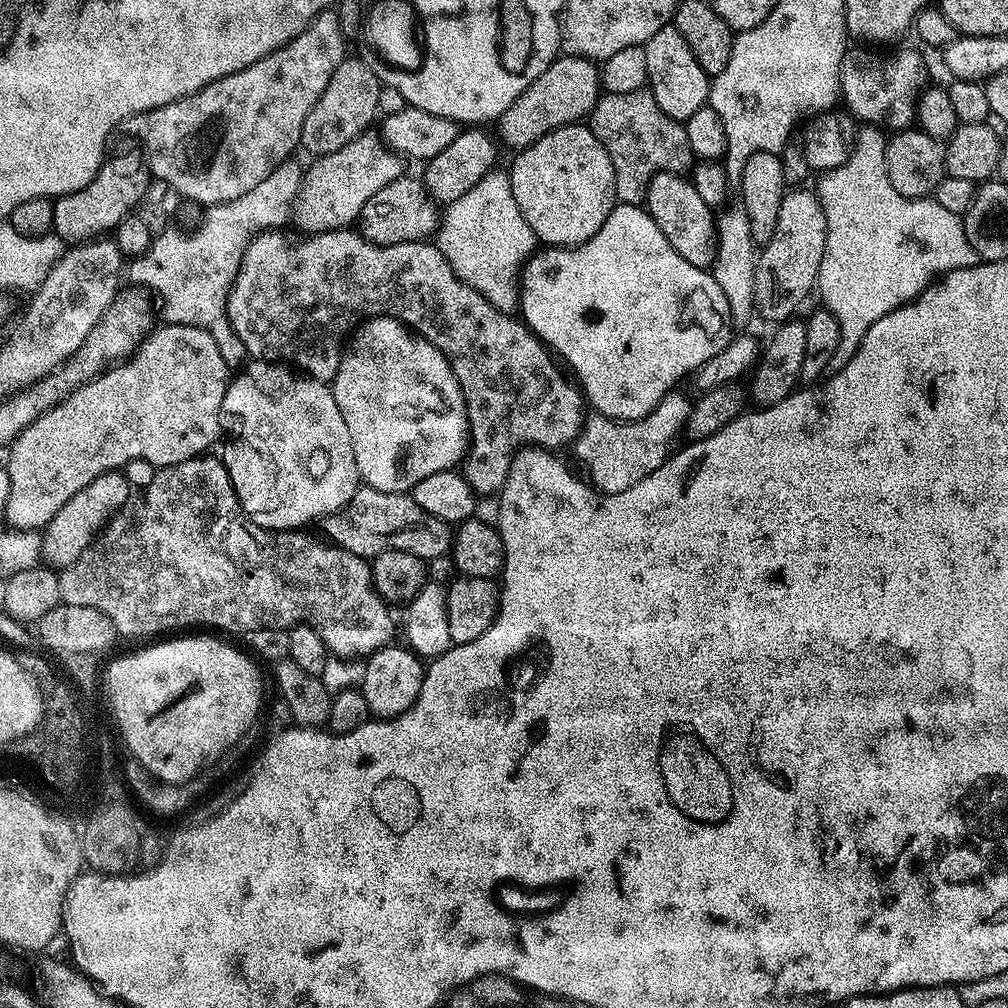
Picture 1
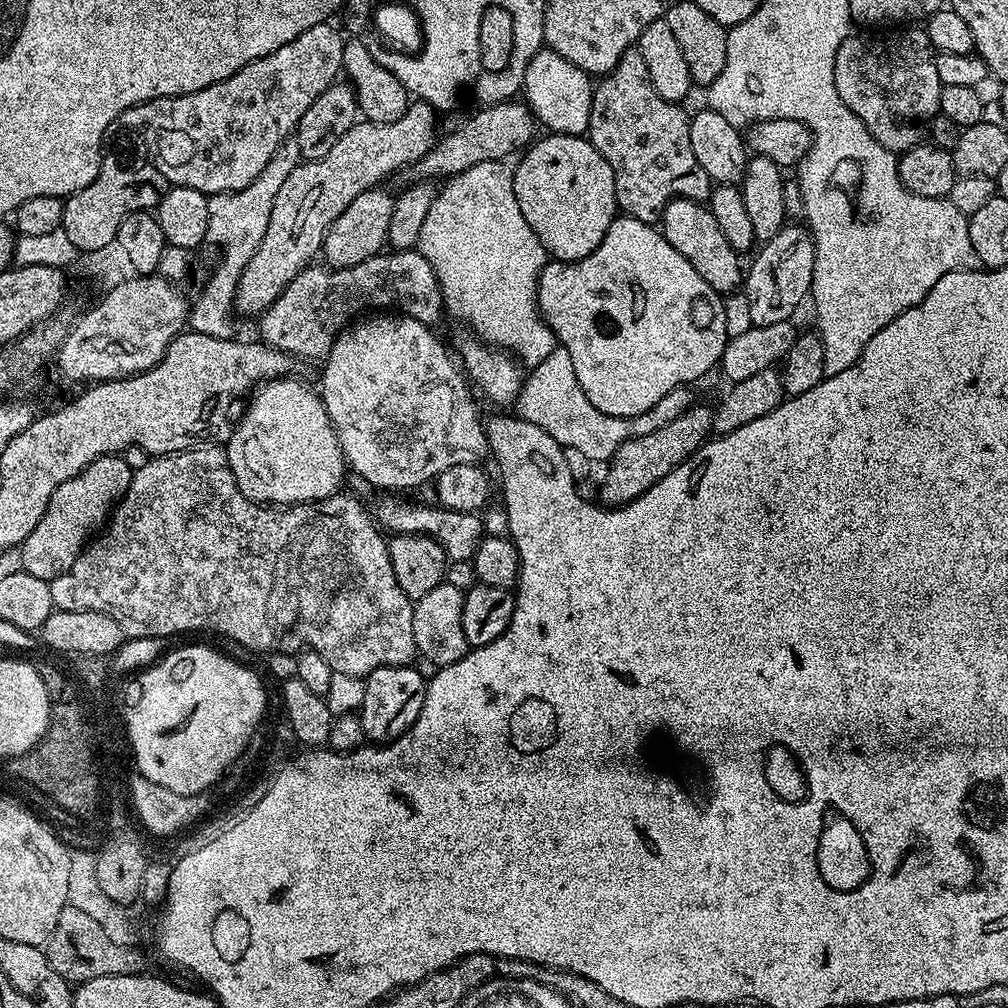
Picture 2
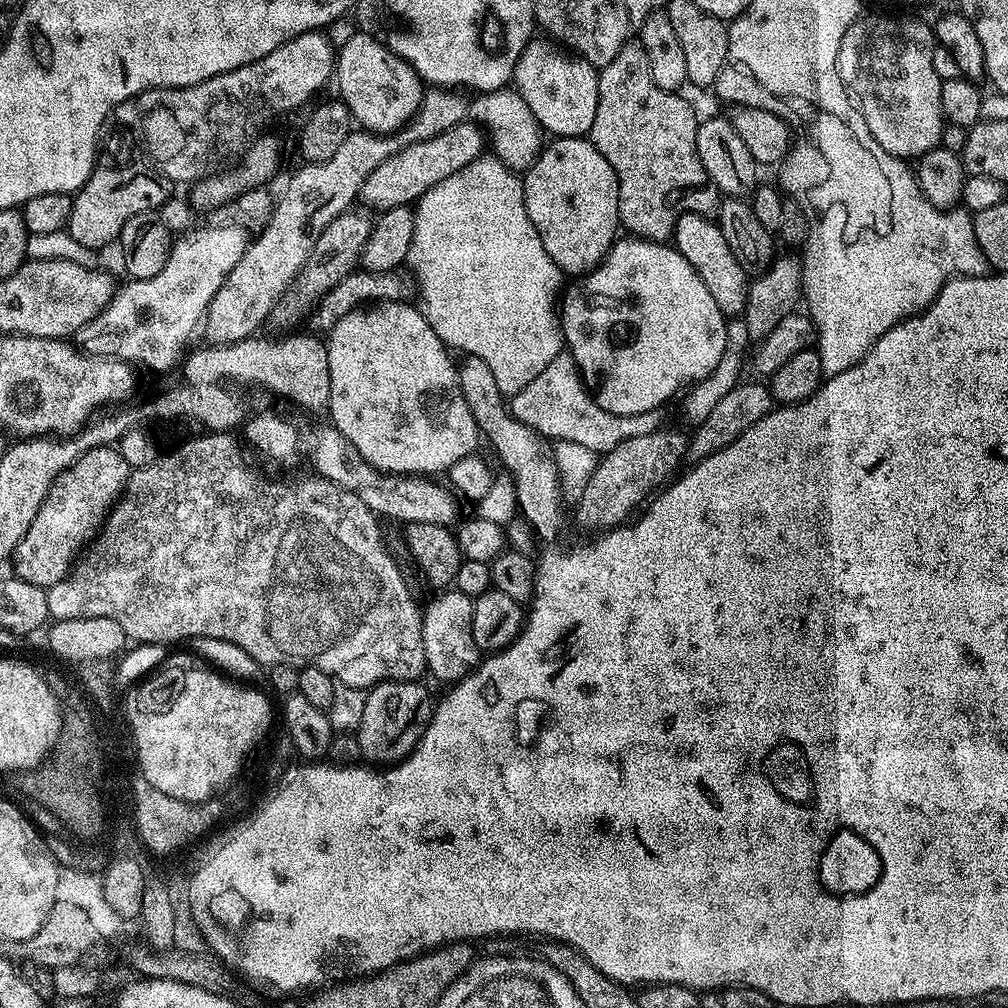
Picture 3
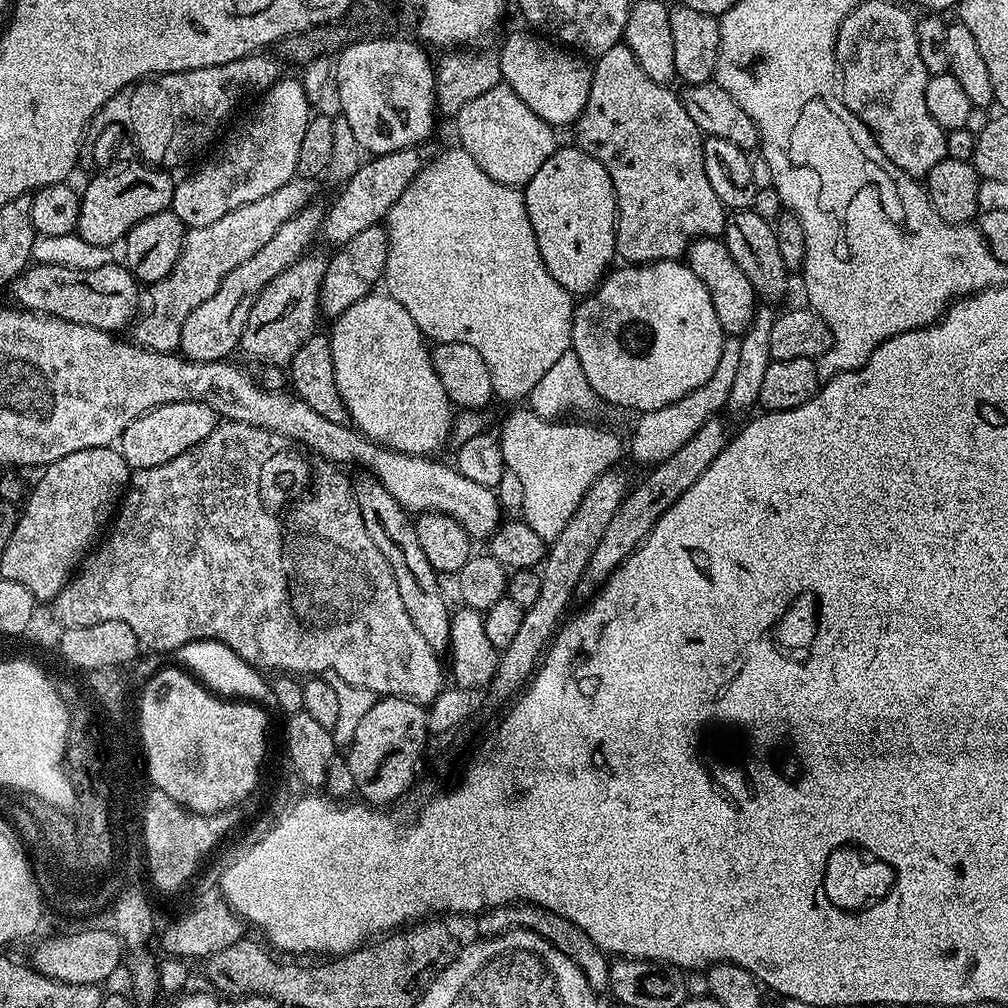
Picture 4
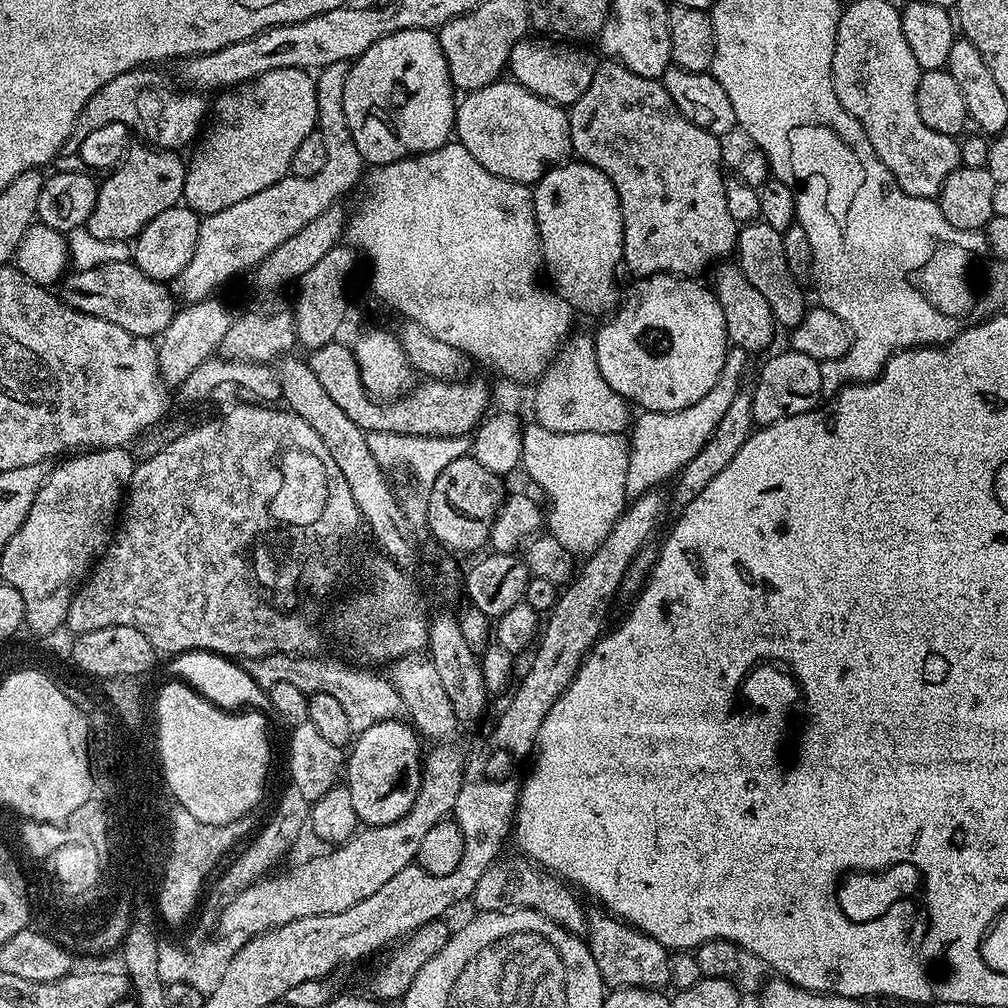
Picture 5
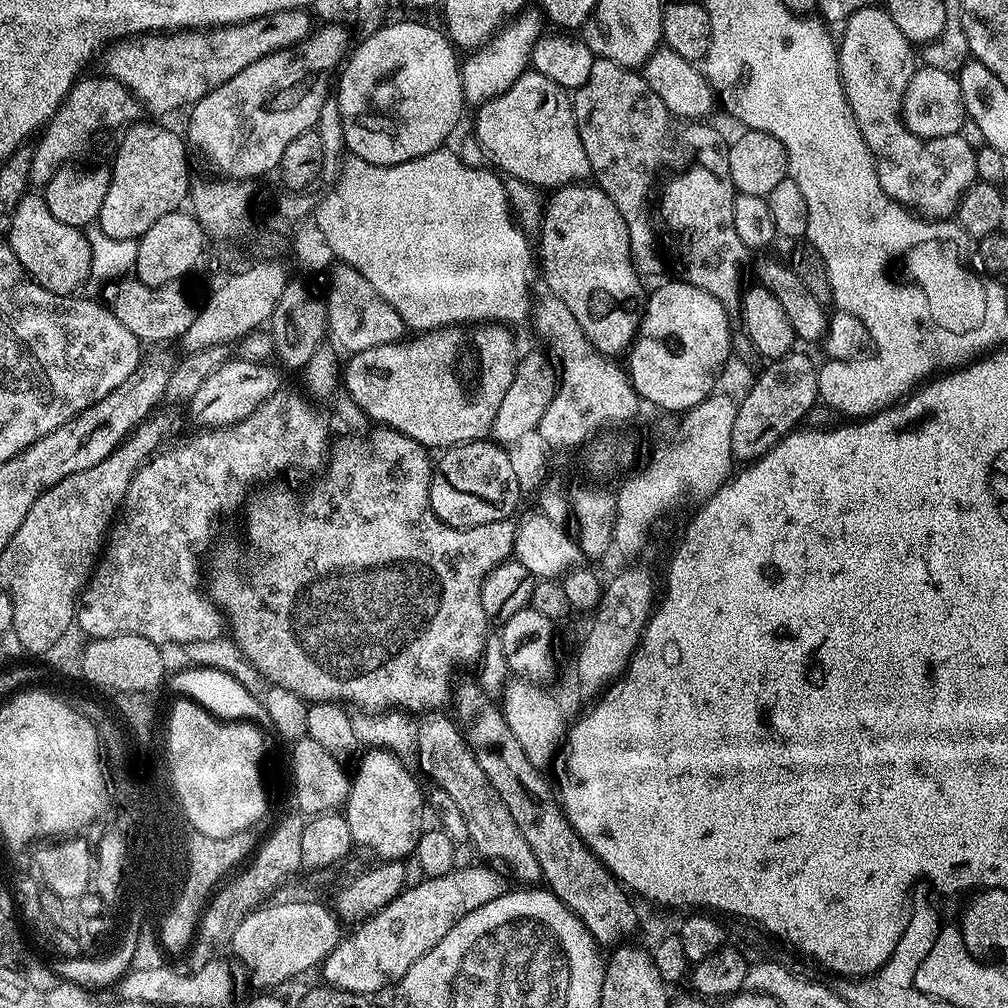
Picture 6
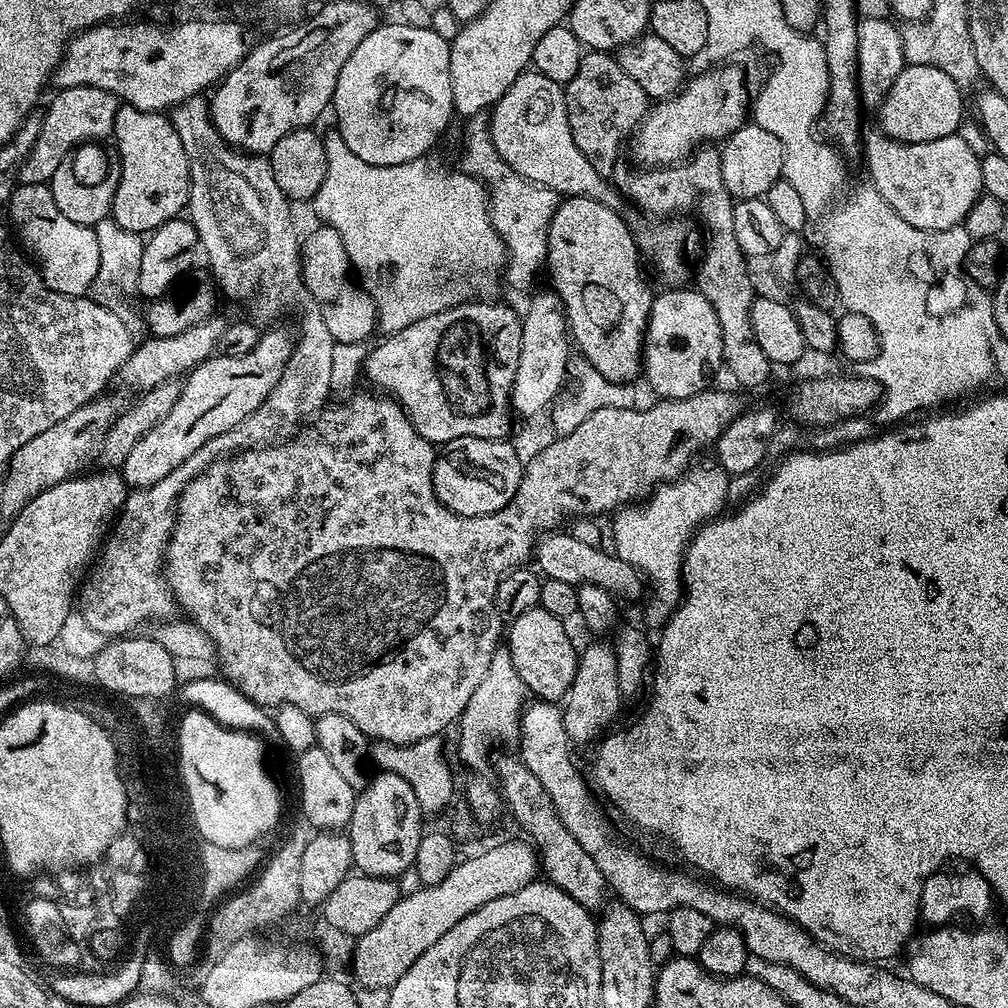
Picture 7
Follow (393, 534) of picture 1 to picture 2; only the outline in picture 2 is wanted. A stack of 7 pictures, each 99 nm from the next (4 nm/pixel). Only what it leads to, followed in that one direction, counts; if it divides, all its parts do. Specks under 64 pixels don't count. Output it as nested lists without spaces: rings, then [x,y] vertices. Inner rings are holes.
[[[380,500],[374,508],[374,519],[385,533],[397,536],[428,536],[442,546],[449,561],[471,560],[486,535],[481,517],[475,512],[459,512],[428,504],[407,504],[404,500]]]

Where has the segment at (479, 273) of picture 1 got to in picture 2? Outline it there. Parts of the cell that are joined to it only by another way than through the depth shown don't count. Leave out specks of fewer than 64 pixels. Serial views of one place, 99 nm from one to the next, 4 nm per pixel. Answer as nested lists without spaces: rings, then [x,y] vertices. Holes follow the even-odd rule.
[[[499,160],[478,162],[478,166],[470,166],[470,170],[462,170],[462,174],[451,177],[445,183],[448,185],[437,191],[430,210],[426,210],[418,251],[424,255],[426,262],[430,262],[438,278],[445,313],[461,320],[485,344],[511,352],[525,369],[531,370],[558,345],[556,335],[540,317],[540,308],[536,305],[536,288],[540,284],[546,253],[538,234],[530,230],[530,222],[526,222],[526,217],[522,215],[514,194],[512,168],[506,165]]]

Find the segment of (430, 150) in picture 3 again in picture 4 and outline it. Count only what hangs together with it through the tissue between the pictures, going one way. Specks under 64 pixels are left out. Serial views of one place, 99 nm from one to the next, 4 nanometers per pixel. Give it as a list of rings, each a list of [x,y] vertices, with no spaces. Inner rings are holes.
[[[419,147],[403,148],[397,152],[391,152],[385,156],[372,156],[365,159],[360,169],[352,175],[349,180],[343,181],[340,193],[332,200],[332,205],[327,205],[324,223],[320,226],[319,235],[325,236],[332,243],[332,246],[345,244],[350,238],[354,238],[354,234],[366,230],[370,226],[380,224],[387,217],[389,209],[392,208],[394,202],[398,202],[398,198],[402,194],[402,190],[406,190],[406,186],[418,173],[422,167],[422,159],[420,160]]]

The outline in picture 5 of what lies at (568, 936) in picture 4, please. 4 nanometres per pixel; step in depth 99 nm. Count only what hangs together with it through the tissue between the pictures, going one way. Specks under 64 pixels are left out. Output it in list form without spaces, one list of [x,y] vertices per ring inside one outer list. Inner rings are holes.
[[[516,854],[513,860],[504,859],[497,859],[496,863],[491,864],[486,870],[486,874],[478,878],[476,892],[471,898],[471,903],[476,904],[477,913],[506,912],[510,908],[529,908],[550,918],[558,926],[571,932],[573,936],[583,937],[587,933],[586,908],[576,901],[577,893],[567,883],[523,855]]]

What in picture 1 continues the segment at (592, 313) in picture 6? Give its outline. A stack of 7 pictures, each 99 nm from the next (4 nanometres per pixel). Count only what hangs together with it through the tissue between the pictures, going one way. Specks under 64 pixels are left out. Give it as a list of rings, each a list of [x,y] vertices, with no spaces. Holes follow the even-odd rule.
[[[577,122],[568,124],[565,128],[555,128],[530,146],[519,149],[515,156],[516,161],[510,167],[514,202],[518,202],[522,218],[530,222],[530,230],[534,230],[541,245],[574,248],[578,244],[585,244],[594,238],[594,234],[598,234],[598,230],[602,230],[602,222],[606,222],[618,201],[610,154],[606,154],[602,142],[593,134],[591,127]]]

